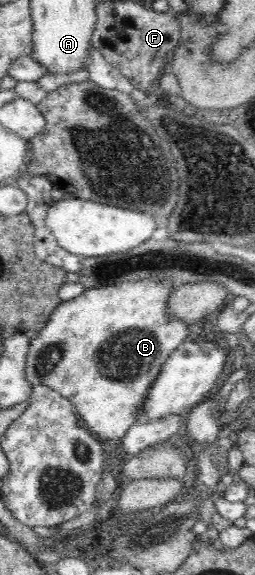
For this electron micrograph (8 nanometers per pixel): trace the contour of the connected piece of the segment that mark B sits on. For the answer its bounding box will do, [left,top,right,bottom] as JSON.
[24,278,189,440]

